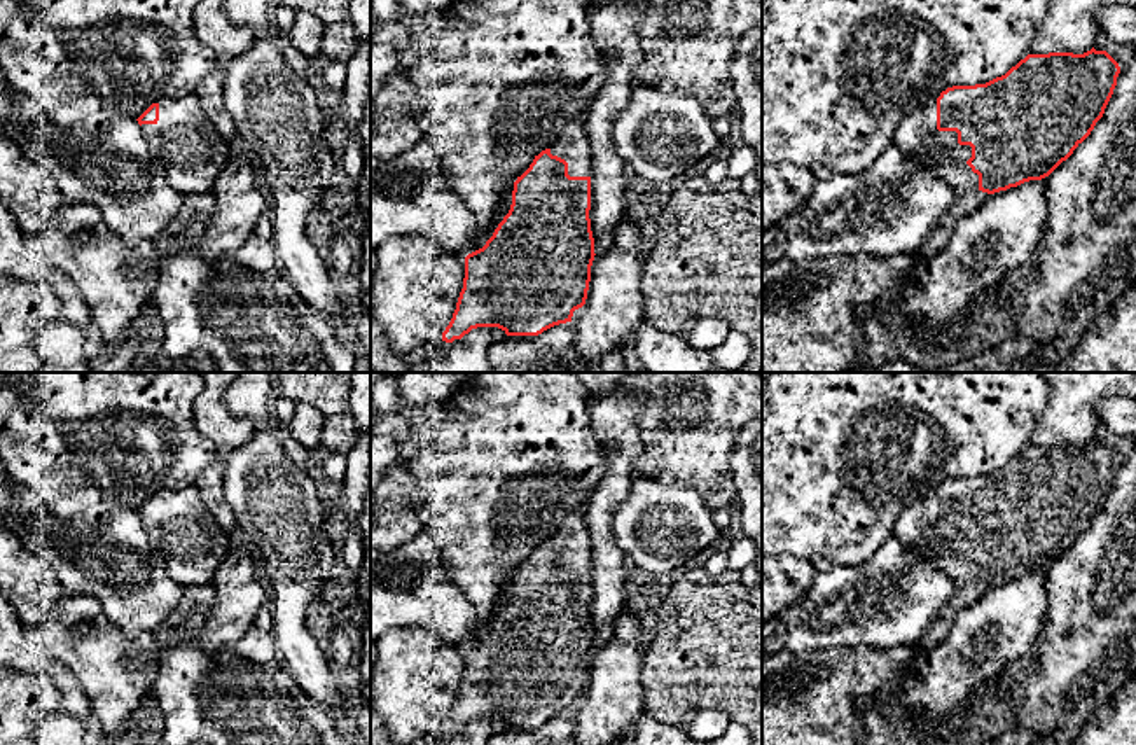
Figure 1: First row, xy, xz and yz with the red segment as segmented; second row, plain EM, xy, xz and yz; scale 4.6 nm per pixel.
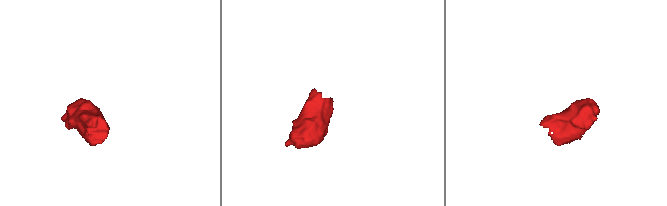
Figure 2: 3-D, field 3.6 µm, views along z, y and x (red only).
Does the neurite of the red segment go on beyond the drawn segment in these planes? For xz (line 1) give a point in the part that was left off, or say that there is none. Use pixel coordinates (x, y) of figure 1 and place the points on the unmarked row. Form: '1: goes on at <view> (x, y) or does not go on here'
1: goes on at xz (572, 536)

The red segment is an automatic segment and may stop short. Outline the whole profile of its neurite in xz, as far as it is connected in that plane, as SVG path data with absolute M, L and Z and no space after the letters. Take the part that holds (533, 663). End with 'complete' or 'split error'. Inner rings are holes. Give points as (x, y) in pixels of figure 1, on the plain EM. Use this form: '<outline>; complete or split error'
M568 514L554 537L535 547L517 568L509 605L486 637L465 649L465 670L456 701L435 745L477 719L498 719L507 728L538 728L571 714L587 691L594 630L591 623L591 537L585 516Z; split error

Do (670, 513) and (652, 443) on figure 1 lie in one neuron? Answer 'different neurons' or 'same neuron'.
different neurons

